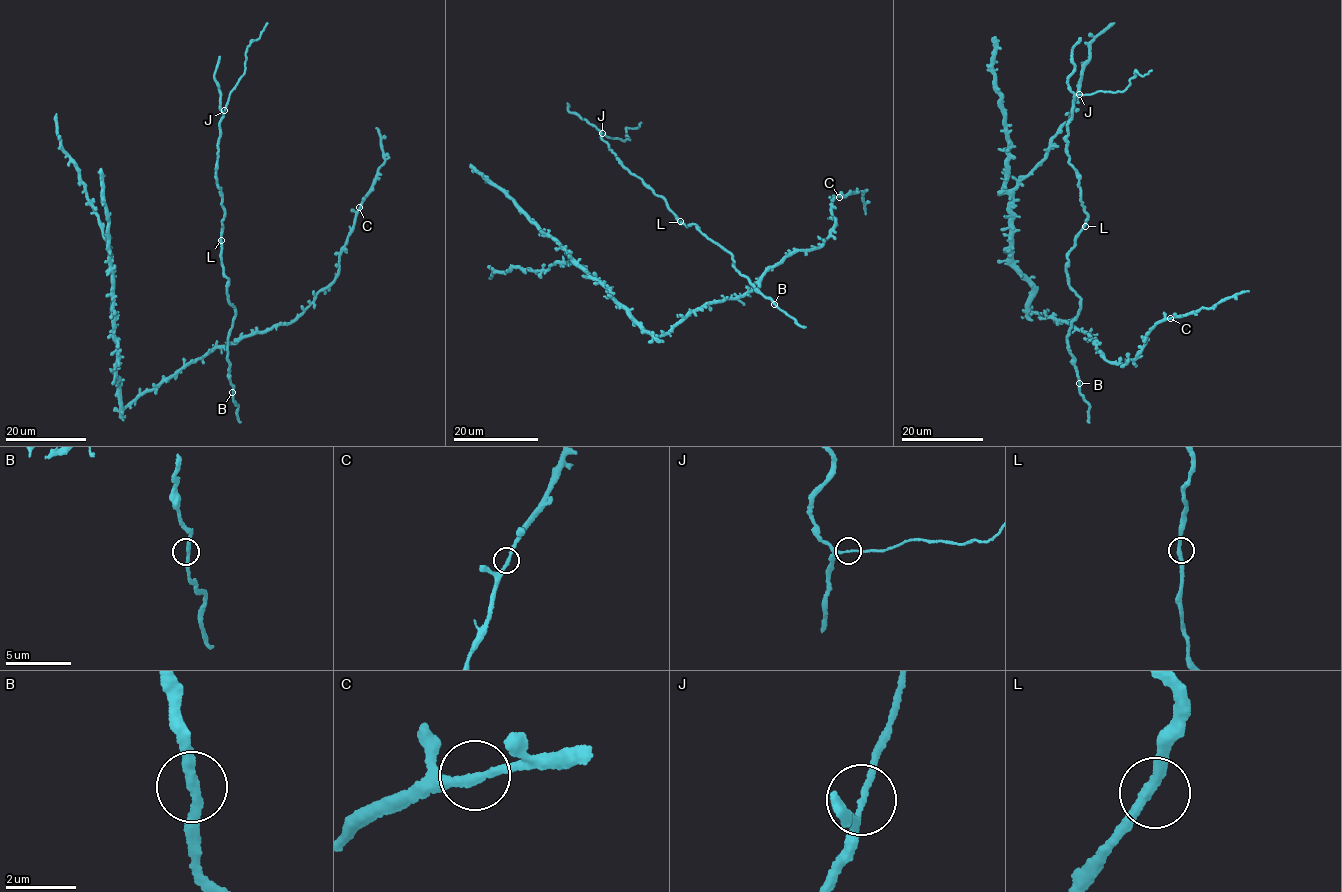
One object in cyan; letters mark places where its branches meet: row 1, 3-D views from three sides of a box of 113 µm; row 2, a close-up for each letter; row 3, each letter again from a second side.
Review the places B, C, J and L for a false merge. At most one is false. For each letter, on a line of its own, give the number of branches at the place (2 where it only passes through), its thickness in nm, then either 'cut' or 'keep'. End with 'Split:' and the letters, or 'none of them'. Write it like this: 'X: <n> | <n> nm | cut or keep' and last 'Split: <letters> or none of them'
B: 2 | 280 nm | keep
C: 2 | 240 nm | keep
J: 2 | 150 nm | keep
L: 2 | 280 nm | keep
Split: none of them

